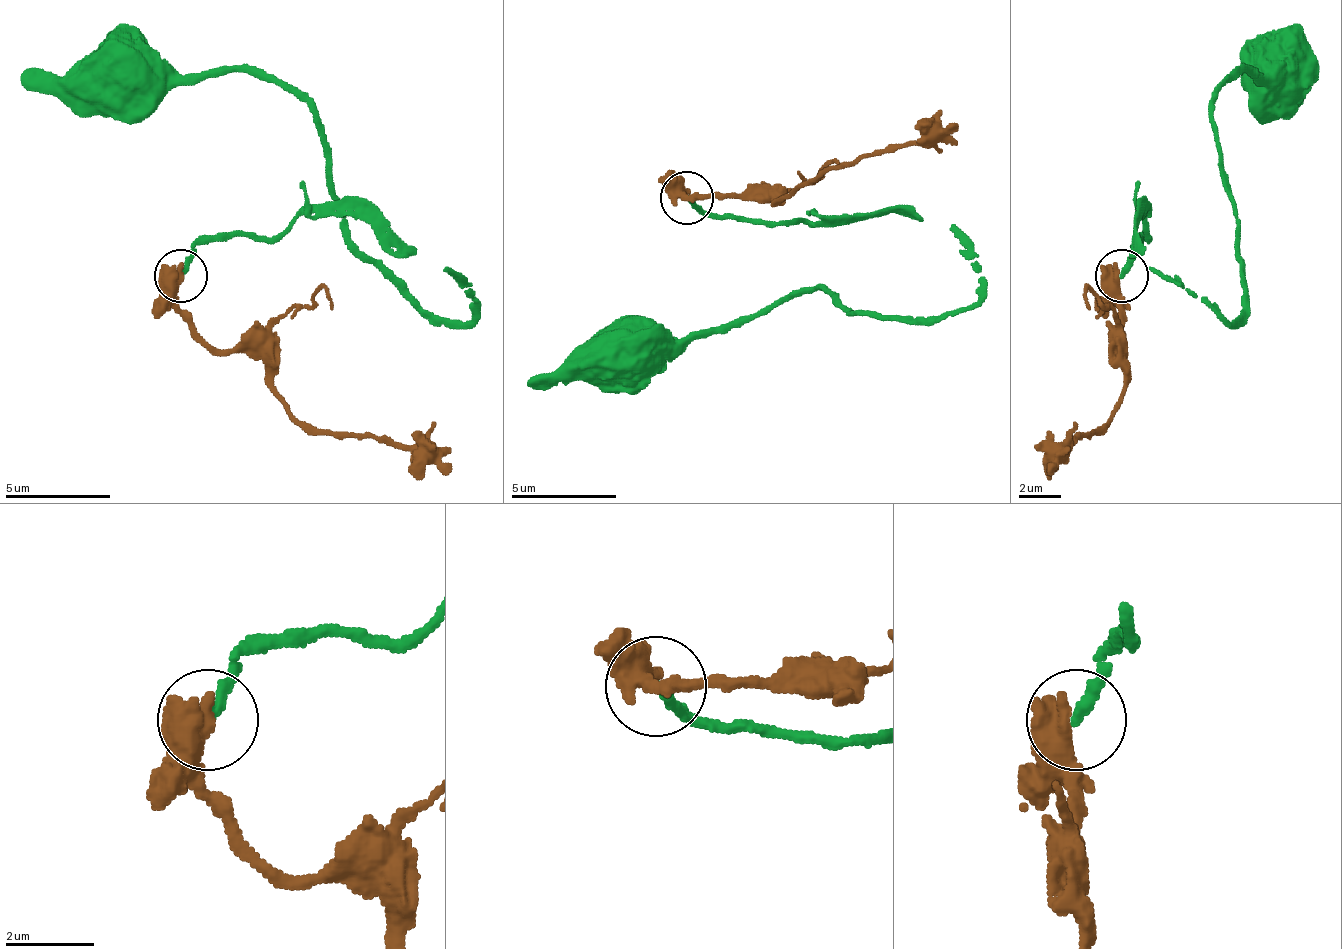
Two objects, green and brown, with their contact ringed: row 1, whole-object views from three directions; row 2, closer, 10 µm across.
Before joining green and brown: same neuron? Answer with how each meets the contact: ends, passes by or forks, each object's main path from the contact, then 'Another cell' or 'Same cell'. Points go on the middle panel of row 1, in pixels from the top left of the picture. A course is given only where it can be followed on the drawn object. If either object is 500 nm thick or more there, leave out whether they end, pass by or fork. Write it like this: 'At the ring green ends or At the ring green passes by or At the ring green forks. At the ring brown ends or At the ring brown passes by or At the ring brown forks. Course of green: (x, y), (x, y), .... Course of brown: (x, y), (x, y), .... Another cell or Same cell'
Course of green: (688, 196), (741, 222), (916, 212), (980, 297), (932, 318), (815, 286), (619, 350). Course of brown: (688, 196), (757, 196), (773, 201), (794, 196), (847, 164), (932, 143), (958, 122). Another cell

